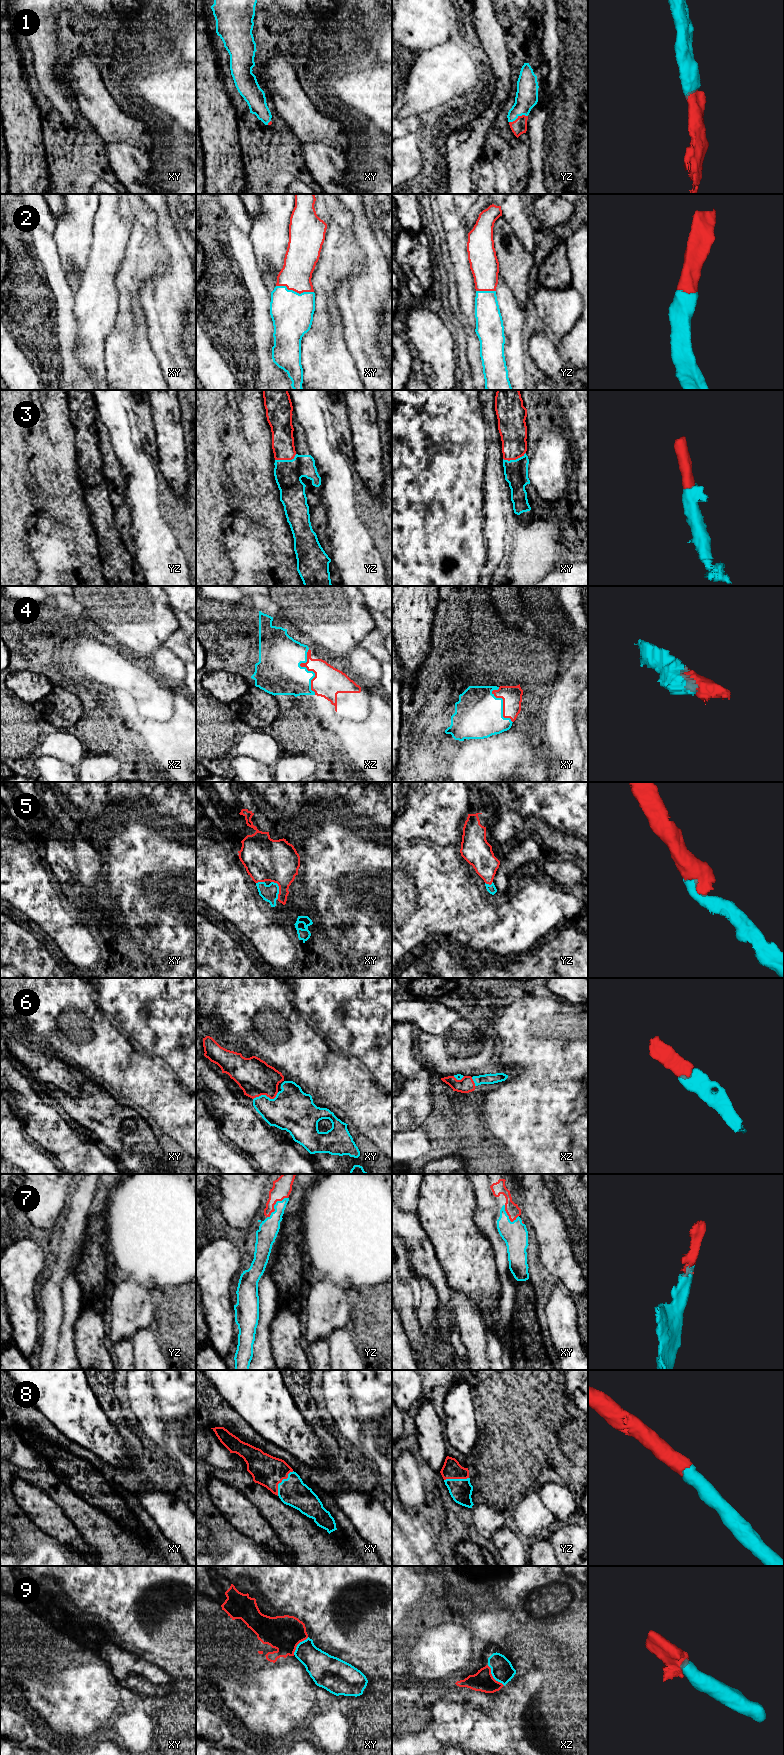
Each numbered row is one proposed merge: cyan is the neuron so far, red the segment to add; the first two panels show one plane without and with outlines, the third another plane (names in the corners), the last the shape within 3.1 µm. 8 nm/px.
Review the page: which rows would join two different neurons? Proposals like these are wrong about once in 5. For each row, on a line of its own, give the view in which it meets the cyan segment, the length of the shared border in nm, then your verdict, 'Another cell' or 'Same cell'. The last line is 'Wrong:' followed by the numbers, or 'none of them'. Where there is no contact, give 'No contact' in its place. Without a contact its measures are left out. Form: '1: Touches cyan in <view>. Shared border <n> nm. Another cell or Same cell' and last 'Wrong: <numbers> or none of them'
1: Touches cyan in yz. Shared border 160 nm. Same cell
2: Touches cyan in xy. Shared border 300 nm. Same cell
3: Touches cyan in xy. Shared border 190 nm. Same cell
4: Touches cyan in xz. Shared border 380 nm. Same cell
5: Touches cyan in xy. Shared border 160 nm. Same cell
6: Touches cyan in xy. Shared border 220 nm. Same cell
7: Touches cyan in yz. Shared border 240 nm. Same cell
8: Touches cyan in xy. Shared border 240 nm. Same cell
9: Touches cyan in xz. Shared border 220 nm. Same cell
Wrong: none of them

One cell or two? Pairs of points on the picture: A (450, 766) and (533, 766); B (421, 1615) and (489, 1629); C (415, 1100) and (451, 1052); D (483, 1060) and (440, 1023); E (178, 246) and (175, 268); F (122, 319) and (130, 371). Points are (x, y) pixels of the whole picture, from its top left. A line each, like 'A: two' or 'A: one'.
A: one
B: one
C: two
D: two
E: one
F: two

